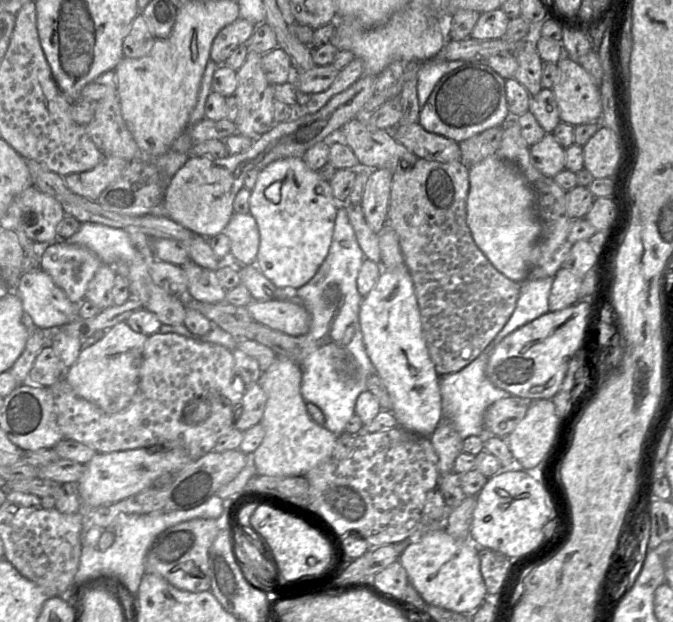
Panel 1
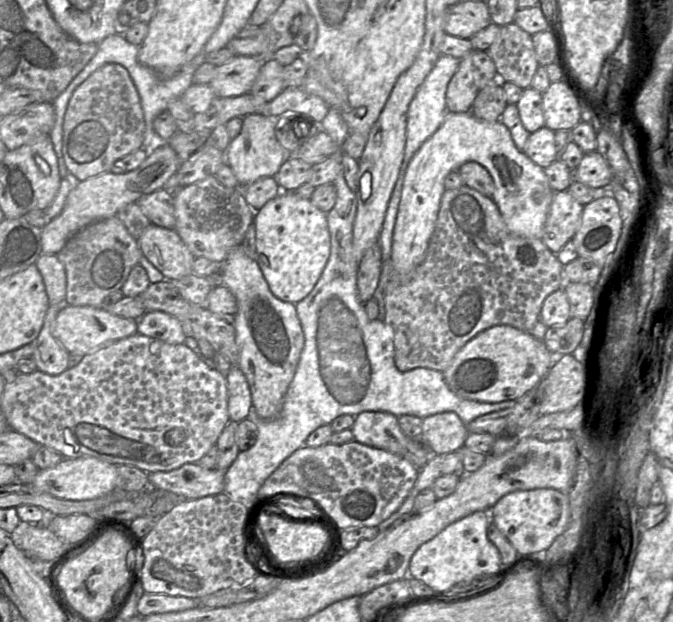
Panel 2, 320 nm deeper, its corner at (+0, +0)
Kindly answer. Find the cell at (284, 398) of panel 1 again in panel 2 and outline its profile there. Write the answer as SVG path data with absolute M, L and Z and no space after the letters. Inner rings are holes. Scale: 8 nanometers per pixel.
M240 246L229 252L220 271L223 286L233 293L237 301L238 310L233 321L240 353L237 366L247 379L252 406L260 418L276 418L304 347L304 334L295 304L273 295L257 261L248 257Z

